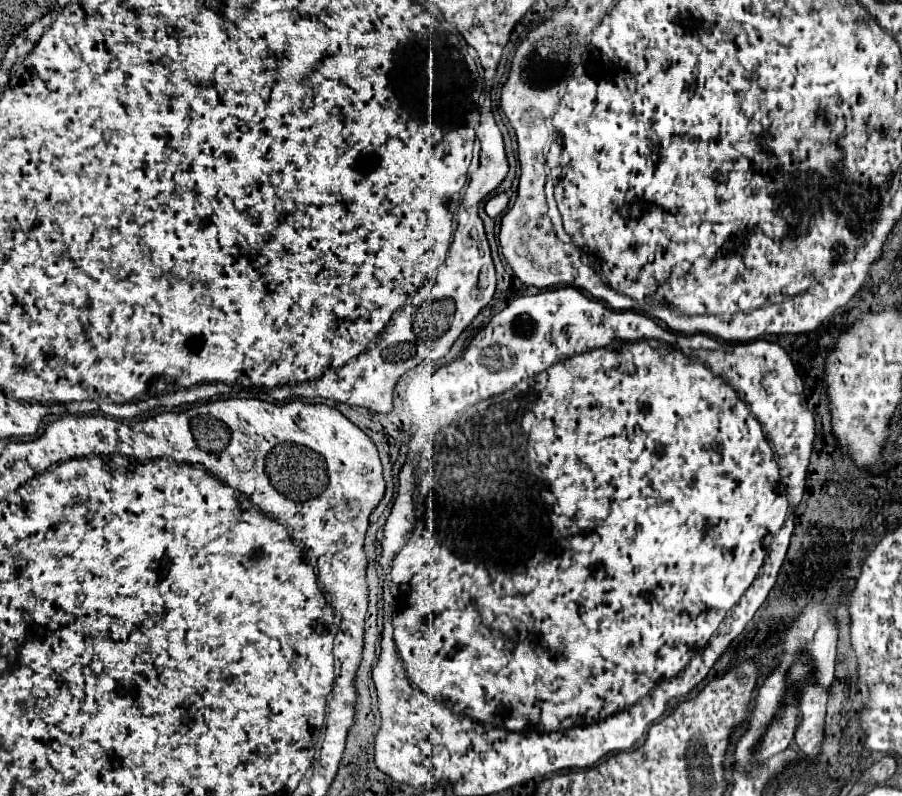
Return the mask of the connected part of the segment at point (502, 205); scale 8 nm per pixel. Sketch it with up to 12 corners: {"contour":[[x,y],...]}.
{"contour":[[498,193],[486,203],[492,219],[506,211],[508,193]]}

